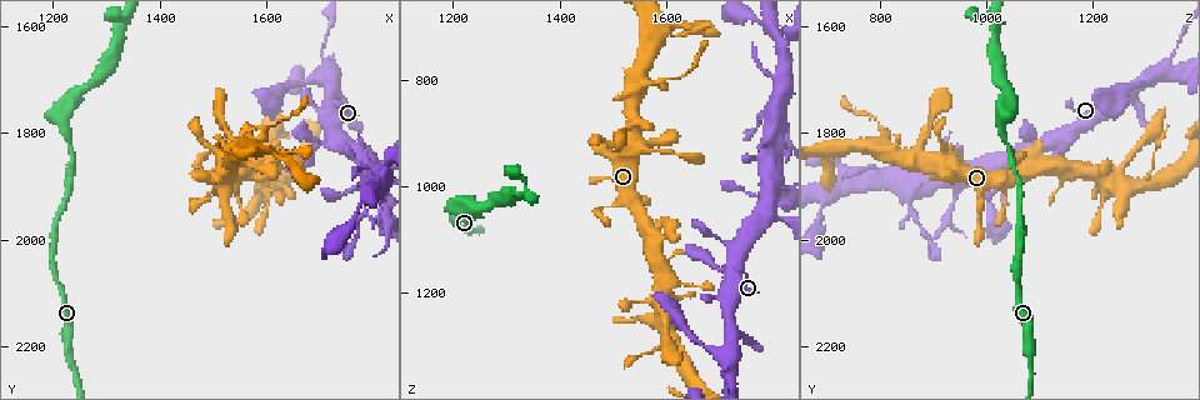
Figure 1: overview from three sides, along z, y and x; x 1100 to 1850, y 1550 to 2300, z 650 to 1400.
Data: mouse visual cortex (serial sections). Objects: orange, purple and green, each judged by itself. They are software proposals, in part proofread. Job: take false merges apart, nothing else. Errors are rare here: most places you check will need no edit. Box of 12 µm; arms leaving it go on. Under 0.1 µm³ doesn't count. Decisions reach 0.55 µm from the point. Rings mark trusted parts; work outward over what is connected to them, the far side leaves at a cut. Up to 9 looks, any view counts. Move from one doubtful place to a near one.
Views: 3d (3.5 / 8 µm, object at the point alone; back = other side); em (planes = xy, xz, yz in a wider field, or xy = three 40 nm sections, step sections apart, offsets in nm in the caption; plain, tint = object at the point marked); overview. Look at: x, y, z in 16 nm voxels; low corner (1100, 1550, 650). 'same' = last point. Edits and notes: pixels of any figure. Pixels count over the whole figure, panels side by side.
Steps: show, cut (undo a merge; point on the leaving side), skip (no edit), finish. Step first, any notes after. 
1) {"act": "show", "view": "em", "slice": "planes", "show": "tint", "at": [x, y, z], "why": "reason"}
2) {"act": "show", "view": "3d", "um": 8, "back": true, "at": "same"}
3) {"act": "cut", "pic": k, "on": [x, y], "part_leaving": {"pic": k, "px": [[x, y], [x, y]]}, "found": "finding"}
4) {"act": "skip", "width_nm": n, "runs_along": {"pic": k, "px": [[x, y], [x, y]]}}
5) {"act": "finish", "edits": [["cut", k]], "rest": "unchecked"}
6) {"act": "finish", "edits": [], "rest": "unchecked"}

{"act": "show", "view": "3d", "um": 8, "at": [1575, 1860, 1095], "why": "sharp bend"}

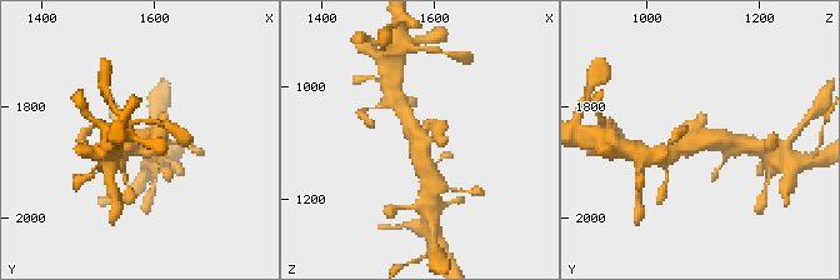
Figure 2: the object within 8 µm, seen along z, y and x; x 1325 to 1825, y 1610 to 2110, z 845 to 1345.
{"act": "show", "view": "em", "slice": "xy", "step": 5, "show": "tint", "at": [1580, 1855, 1100]}

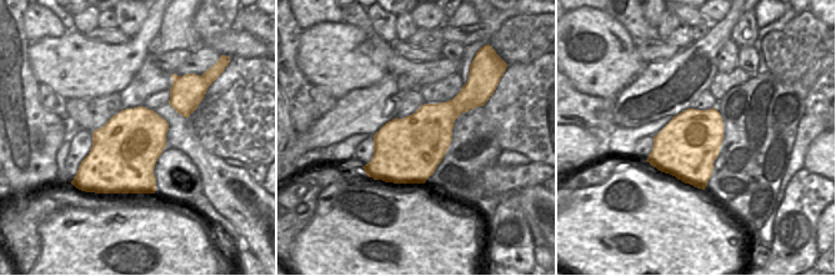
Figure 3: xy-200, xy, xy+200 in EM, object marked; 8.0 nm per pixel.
{"act": "skip", "width_nm": 550, "runs_along": {"pic": 2, "px": [[405, 114], [431, 175]]}, "found": "continuous, no second cell"}

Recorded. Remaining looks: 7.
{"act": "show", "view": "3d", "um": 3.5, "at": [1540, 1855, 875], "why": "three-way junction"}

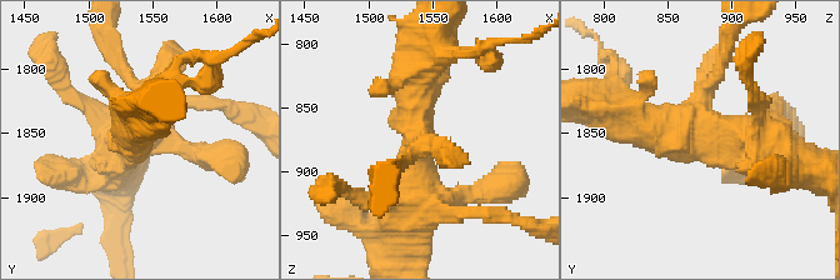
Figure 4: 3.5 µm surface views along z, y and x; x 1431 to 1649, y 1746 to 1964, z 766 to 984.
{"act": "show", "view": "em", "slice": "planes", "show": "tint", "at": [1536, 1846, 878], "why": "now the EM"}

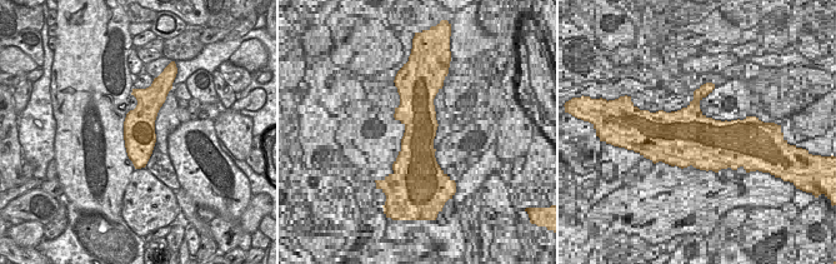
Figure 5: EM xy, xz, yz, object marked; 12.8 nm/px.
{"act": "skip", "runs_along": {"pic": 4, "px": [[775, 150], [621, 111]]}, "found": "one cell here"}

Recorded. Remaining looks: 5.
{"act": "show", "view": "3d", "um": 3.5, "at": [1635, 1845, 695], "why": "narrows sharply"}

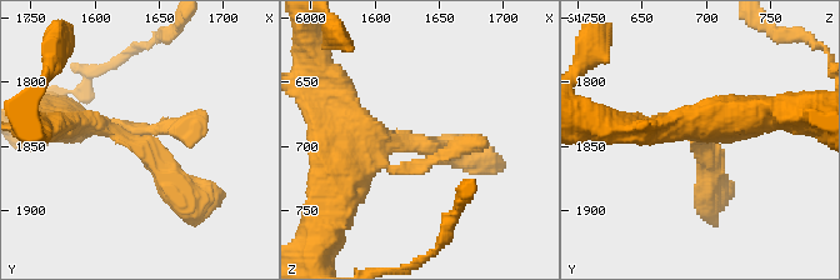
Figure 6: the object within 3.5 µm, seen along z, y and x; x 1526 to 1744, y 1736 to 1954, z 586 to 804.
{"act": "show", "view": "em", "slice": "xy", "step": 5, "show": "tint", "at": [1630, 1846, 700], "why": "now the EM"}

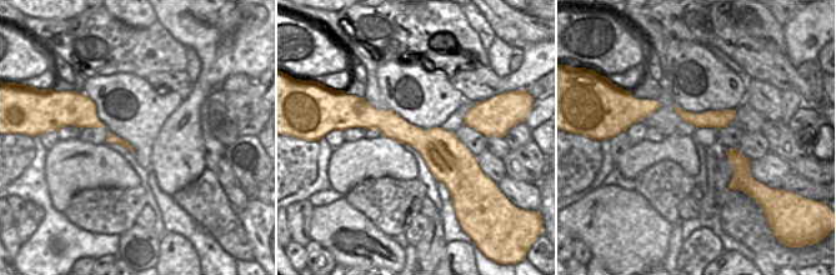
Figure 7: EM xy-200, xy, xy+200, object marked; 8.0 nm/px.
{"act": "skip", "runs_along": {"pic": 7, "px": [[353, 123], [386, 121], [474, 168]]}, "found": "one cell here"}

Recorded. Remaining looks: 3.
{"act": "show", "view": "3d", "um": 8, "at": [1805, 1890, 945]}

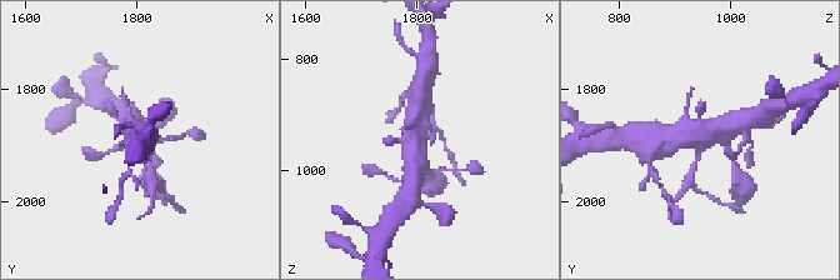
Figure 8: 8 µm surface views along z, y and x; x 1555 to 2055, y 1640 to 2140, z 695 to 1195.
{"act": "show", "view": "em", "slice": "xy", "step": 5, "show": "tint", "at": [1805, 1895, 945]}

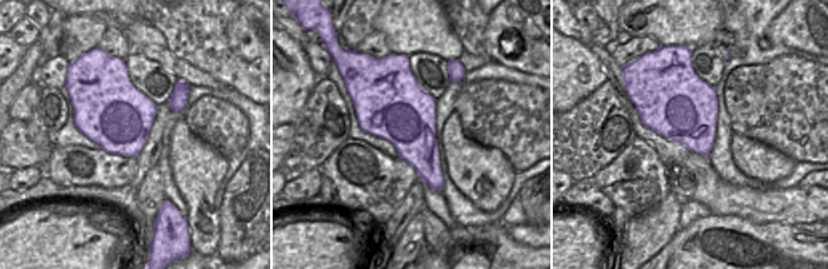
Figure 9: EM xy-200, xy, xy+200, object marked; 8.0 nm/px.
{"act": "skip", "found": "one cell here"}

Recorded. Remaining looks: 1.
{"act": "finish", "edits": [], "rest": "unchecked"}

